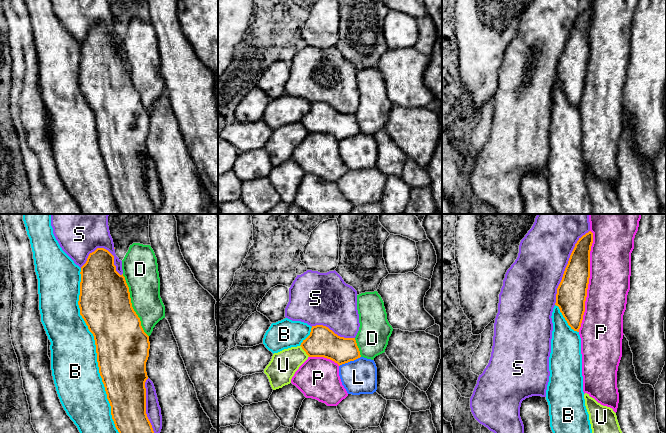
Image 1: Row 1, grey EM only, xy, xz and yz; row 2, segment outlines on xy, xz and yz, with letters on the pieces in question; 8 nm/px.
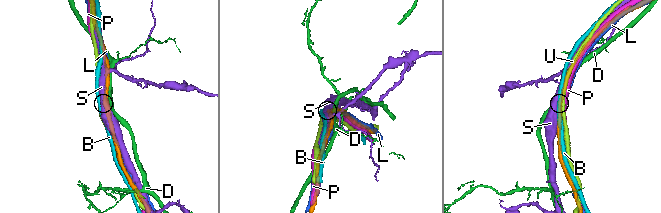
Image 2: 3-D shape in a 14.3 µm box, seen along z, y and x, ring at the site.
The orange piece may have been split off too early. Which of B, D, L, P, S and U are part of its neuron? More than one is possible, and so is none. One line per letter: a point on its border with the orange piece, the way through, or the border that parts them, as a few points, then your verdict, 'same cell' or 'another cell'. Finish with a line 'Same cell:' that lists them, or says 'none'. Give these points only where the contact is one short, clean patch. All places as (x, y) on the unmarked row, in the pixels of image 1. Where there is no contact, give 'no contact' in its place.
B: meets orange in xy at (96, 128); another cell
D: meets orange in xy at (131, 81); another cell
L: meets orange in xz at (349, 137); another cell
P: meets orange in yz at (588, 57); another cell
S: meets orange in yz at (566, 43); another cell
U: meets orange in xz at (304, 126); another cell
Same cell: none

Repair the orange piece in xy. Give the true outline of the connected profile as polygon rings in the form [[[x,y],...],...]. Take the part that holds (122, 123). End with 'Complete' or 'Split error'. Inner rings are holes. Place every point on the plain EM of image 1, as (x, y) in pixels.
[[[97,24],[89,30],[80,50],[80,91],[94,112],[99,149],[115,203],[121,214],[158,214],[146,190],[149,112],[132,83],[125,53],[116,47],[114,32],[104,24]]]. Complete

